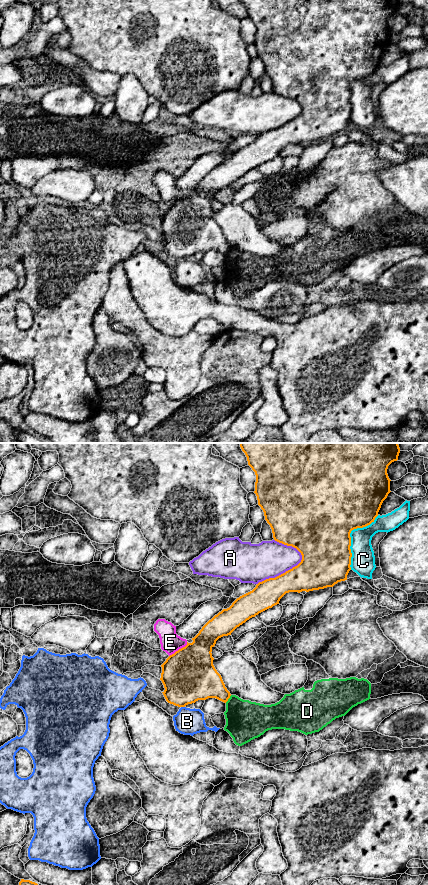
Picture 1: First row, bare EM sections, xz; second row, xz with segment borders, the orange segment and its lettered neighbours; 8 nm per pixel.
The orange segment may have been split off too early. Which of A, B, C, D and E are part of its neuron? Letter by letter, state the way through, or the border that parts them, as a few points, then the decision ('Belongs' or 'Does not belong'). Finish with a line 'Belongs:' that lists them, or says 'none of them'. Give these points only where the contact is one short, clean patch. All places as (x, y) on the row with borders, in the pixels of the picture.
A: Does not belong
B: Does not belong
C: Does not belong
D: Boundary: xz (231, 695), (225, 702). Does not belong
E: Does not belong
Belongs: none of them

